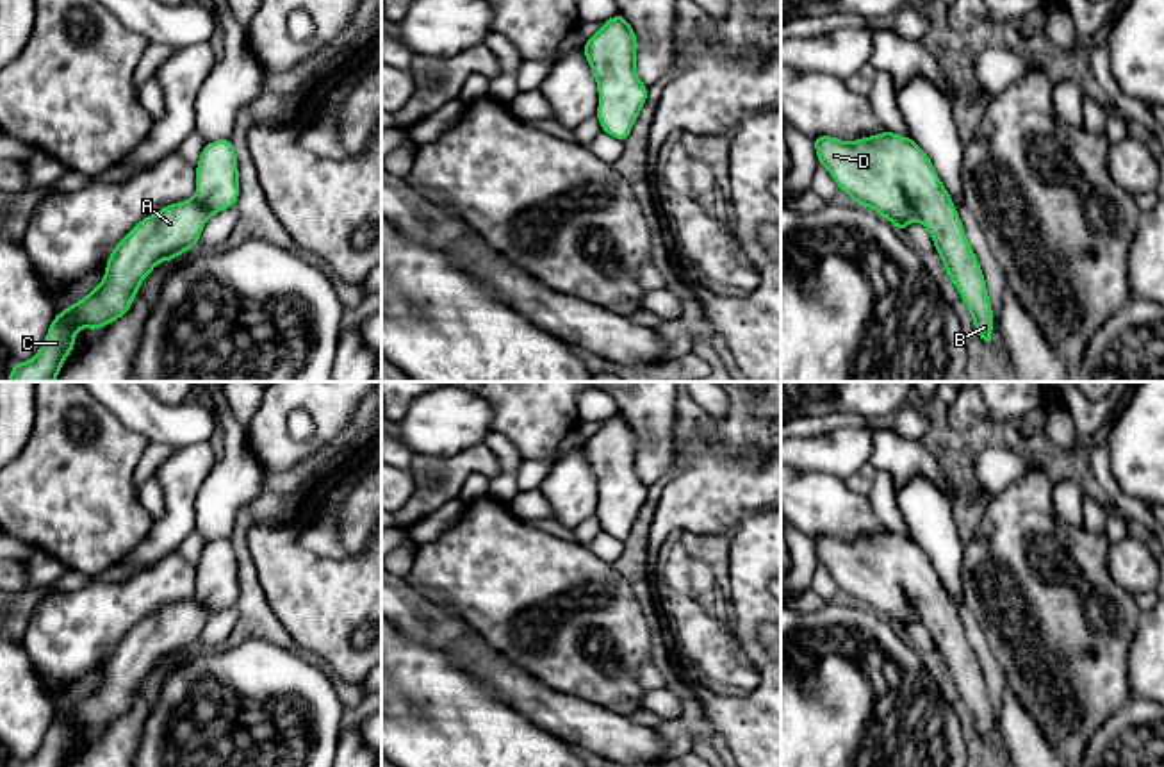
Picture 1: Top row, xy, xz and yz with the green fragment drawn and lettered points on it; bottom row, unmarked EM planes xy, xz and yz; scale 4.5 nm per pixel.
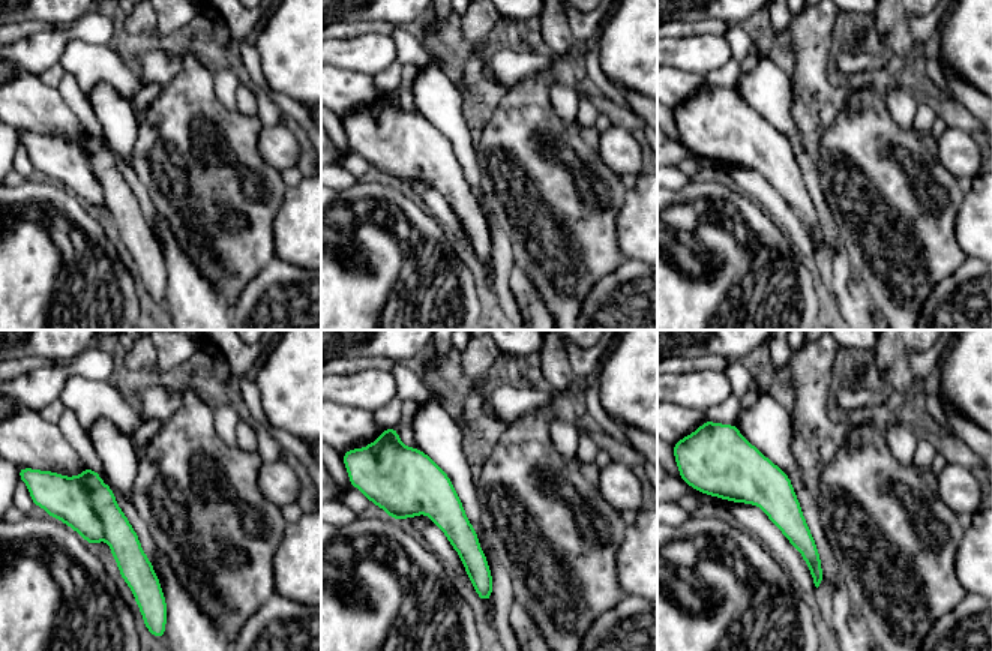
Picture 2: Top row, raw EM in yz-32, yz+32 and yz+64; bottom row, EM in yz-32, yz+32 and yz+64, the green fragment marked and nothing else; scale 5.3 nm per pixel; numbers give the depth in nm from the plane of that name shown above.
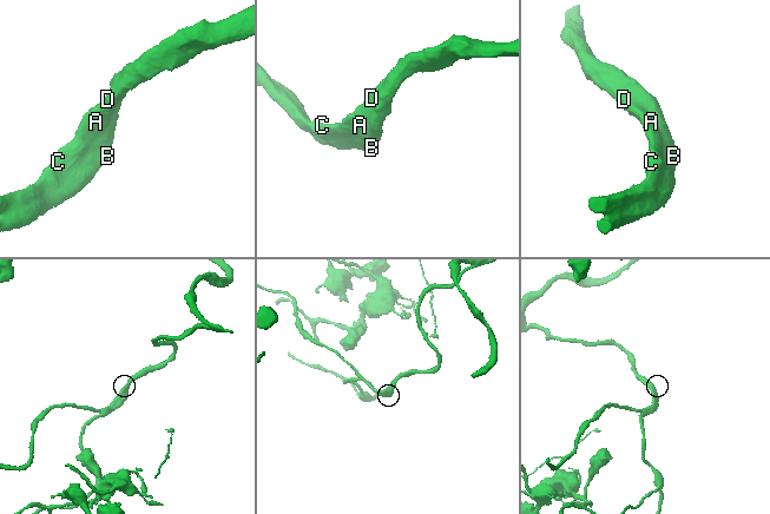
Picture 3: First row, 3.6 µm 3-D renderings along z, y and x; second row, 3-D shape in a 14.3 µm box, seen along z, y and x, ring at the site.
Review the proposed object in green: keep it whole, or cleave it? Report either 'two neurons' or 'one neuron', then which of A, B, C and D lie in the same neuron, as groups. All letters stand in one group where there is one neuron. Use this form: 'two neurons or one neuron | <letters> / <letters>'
one neuron | A B C D

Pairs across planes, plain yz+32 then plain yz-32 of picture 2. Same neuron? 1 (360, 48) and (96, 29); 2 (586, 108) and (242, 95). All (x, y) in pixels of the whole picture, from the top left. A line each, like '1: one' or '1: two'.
1: one
2: one

